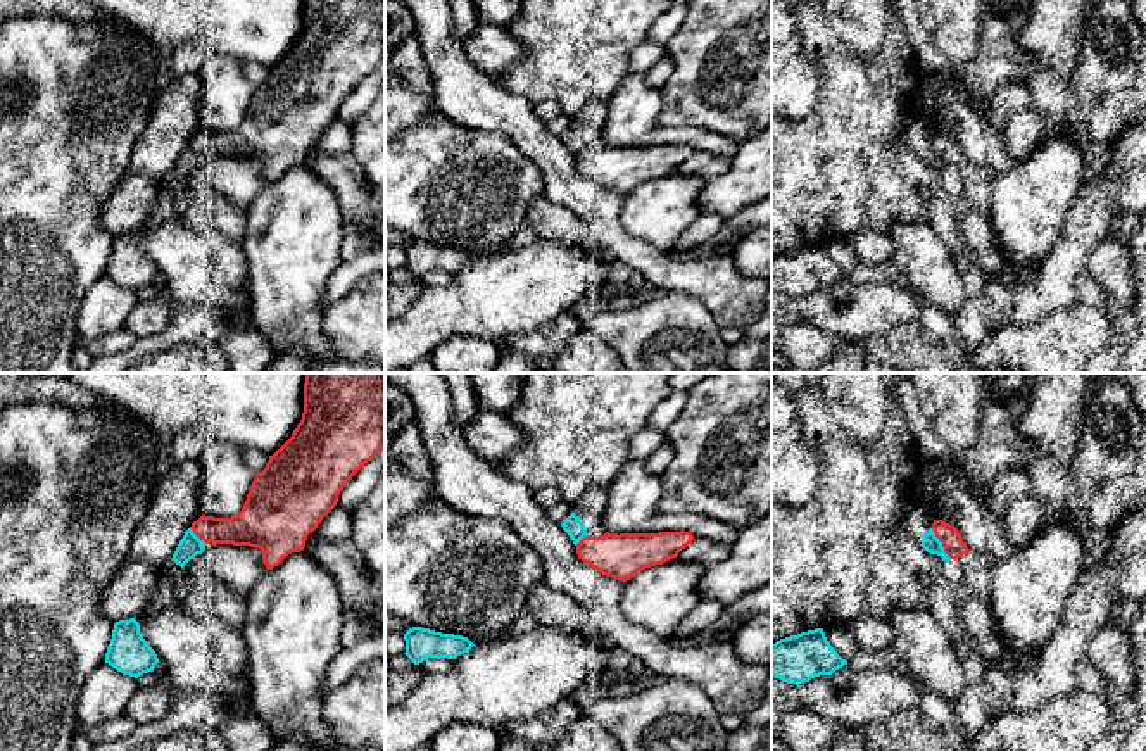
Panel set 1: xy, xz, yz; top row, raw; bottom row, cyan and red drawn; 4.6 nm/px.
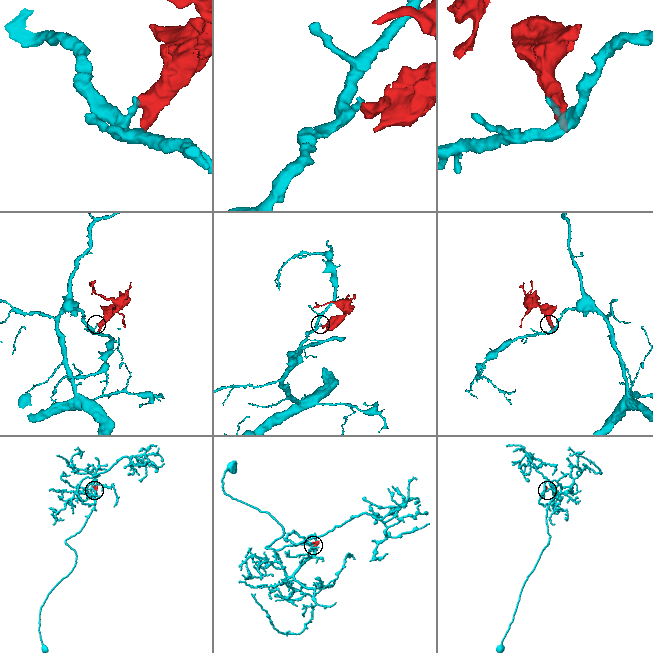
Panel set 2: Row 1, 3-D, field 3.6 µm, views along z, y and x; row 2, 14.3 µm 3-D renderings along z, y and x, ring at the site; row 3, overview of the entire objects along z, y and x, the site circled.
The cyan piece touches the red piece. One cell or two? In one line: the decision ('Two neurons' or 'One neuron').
Two neurons

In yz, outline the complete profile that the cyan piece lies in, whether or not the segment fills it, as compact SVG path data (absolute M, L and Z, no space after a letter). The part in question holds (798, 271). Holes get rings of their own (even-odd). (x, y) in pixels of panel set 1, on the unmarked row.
M823 242L790 249L771 257L771 288L787 297L804 297L820 288L832 288L847 278L830 259Z

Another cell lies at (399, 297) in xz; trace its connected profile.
M414 278L407 285L390 285L385 293L385 321L390 321L407 311L425 288L426 287L419 278Z

